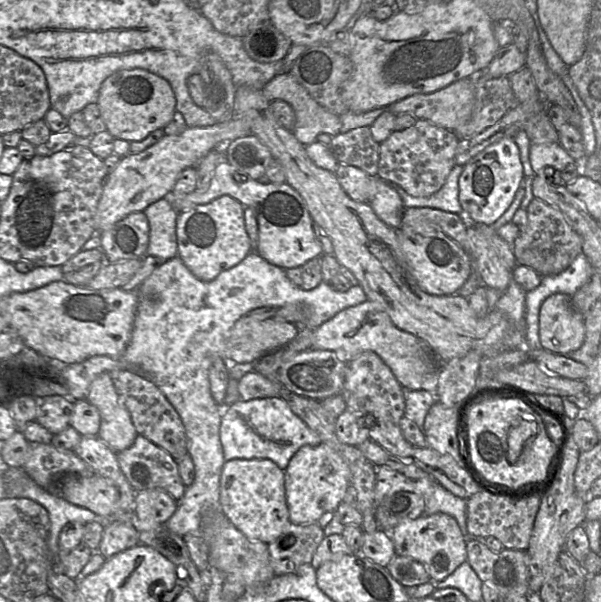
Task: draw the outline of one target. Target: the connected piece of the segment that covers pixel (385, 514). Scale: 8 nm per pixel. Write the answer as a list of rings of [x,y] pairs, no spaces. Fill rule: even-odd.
[[[398,491],[387,496],[375,507],[378,528],[390,532],[404,519],[416,519],[424,514],[425,502],[422,495]]]

